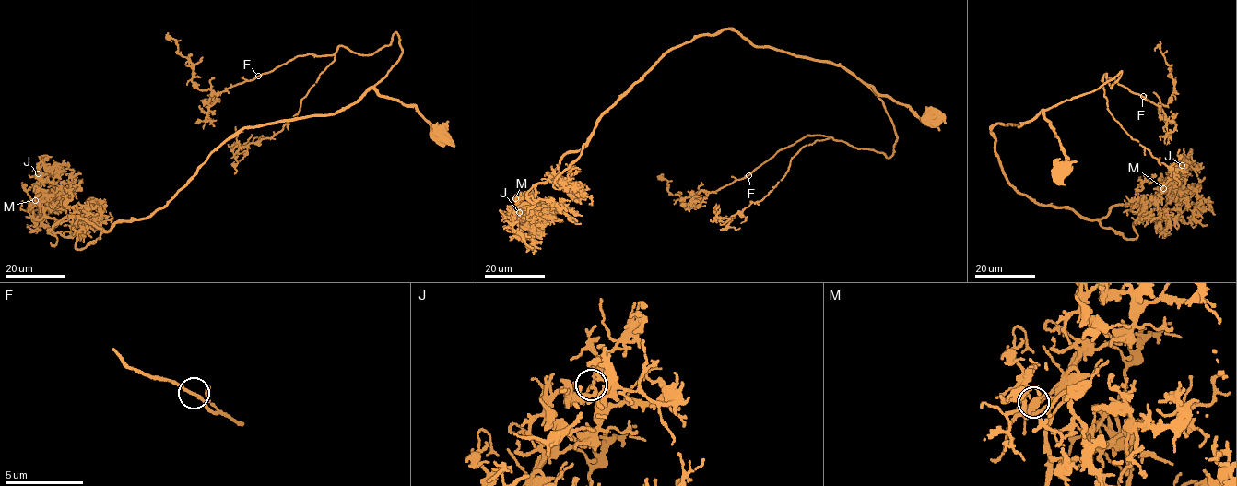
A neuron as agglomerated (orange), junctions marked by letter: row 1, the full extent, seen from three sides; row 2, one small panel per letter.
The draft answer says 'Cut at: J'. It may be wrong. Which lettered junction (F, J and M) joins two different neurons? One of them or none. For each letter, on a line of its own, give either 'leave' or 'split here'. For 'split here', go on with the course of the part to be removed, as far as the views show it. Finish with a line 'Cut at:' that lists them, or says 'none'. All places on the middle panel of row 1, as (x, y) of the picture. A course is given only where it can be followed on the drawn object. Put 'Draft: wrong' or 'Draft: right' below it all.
F: leave
J: leave
M: leave
Cut at: none
Draft: wrong

